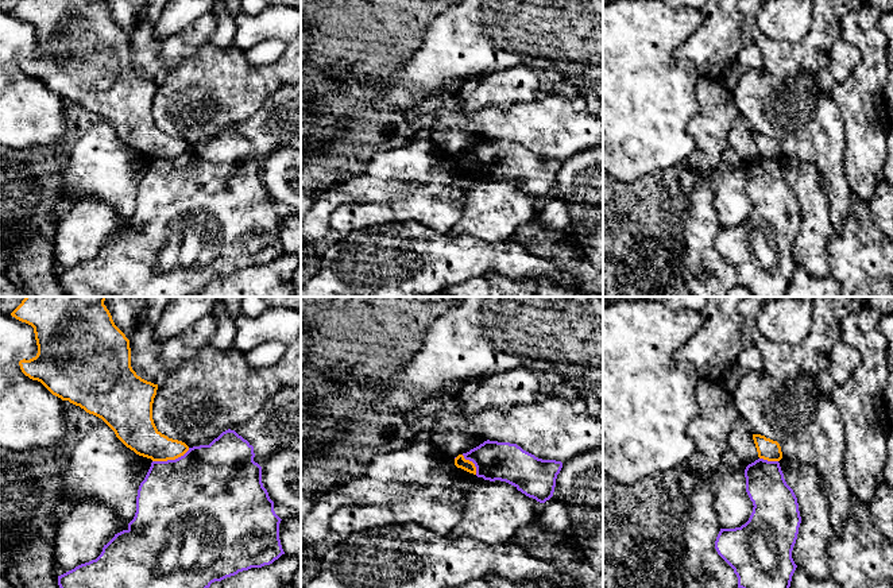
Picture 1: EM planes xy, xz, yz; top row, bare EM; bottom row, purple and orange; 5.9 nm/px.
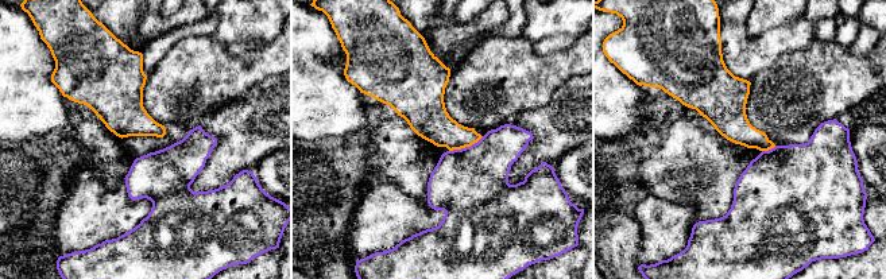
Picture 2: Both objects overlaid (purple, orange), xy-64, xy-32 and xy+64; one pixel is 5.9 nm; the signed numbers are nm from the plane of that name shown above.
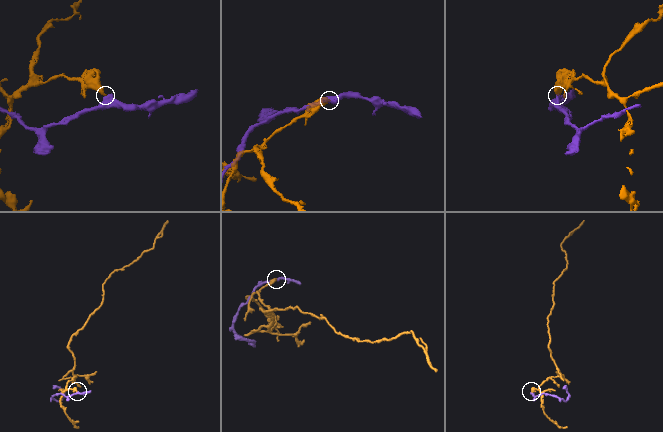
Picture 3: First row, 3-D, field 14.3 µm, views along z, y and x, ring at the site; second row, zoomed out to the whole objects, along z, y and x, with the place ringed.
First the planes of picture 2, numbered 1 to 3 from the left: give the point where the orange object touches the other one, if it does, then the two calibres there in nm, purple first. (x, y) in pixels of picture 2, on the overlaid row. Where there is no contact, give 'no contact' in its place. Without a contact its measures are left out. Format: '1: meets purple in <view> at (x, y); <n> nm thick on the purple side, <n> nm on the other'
1: no contact
2: meets purple in xy-32 at (465, 147); 440 nm thick on the purple side, 220 nm on the other
3: meets purple in xy+64 at (769, 150); 500 nm thick on the purple side, 180 nm on the other

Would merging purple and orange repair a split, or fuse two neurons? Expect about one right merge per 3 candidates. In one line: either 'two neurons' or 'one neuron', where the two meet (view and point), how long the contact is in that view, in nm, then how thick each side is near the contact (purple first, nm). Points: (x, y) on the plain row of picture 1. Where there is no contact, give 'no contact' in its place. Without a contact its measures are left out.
two neurons | xy (170, 158) | 240 nm | 500/220 nm

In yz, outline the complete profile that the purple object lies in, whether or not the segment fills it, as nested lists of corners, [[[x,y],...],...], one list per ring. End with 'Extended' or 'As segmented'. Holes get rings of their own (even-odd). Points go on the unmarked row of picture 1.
[[[758,156],[745,167],[753,210],[741,225],[720,227],[715,247],[734,267],[738,286],[754,297],[786,297],[797,266],[792,248],[801,214],[778,159]]]. As segmented

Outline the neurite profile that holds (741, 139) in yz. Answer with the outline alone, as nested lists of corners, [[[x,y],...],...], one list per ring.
[[[742,116],[738,117],[737,121],[732,124],[728,135],[728,142],[730,147],[746,163],[759,156],[753,138],[753,131]]]

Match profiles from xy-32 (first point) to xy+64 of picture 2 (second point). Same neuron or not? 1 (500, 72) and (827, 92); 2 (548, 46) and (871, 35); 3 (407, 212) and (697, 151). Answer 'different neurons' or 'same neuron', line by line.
1: same neuron
2: same neuron
3: different neurons

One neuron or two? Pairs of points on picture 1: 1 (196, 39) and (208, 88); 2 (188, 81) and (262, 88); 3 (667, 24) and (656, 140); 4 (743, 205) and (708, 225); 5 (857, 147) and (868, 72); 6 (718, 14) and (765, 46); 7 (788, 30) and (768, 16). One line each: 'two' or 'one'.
1: two
2: one
3: one
4: two
5: one
6: two
7: one

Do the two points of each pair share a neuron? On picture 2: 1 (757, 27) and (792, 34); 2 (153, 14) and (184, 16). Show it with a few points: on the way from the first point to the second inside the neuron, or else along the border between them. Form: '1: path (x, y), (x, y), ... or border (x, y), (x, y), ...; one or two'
1: border (797, 18), (758, 34), (746, 31); two
2: path (161, 20), (175, 20); one

